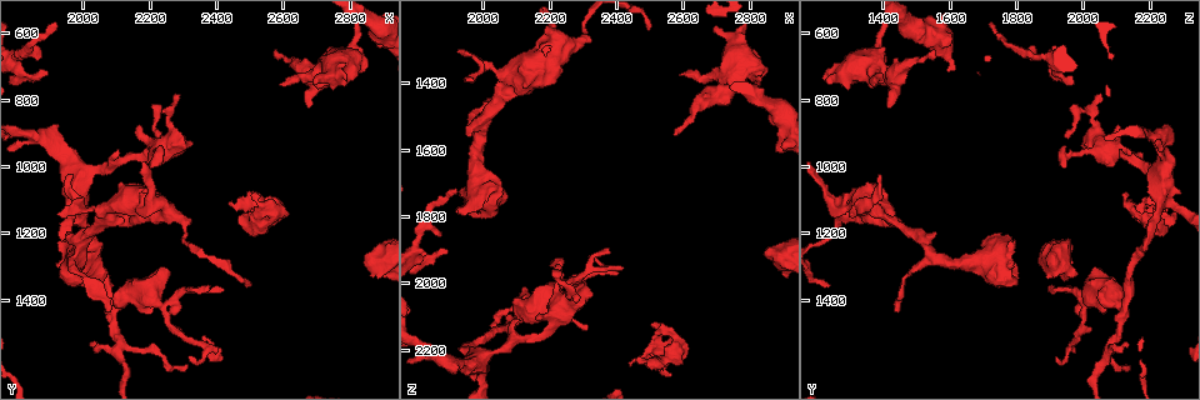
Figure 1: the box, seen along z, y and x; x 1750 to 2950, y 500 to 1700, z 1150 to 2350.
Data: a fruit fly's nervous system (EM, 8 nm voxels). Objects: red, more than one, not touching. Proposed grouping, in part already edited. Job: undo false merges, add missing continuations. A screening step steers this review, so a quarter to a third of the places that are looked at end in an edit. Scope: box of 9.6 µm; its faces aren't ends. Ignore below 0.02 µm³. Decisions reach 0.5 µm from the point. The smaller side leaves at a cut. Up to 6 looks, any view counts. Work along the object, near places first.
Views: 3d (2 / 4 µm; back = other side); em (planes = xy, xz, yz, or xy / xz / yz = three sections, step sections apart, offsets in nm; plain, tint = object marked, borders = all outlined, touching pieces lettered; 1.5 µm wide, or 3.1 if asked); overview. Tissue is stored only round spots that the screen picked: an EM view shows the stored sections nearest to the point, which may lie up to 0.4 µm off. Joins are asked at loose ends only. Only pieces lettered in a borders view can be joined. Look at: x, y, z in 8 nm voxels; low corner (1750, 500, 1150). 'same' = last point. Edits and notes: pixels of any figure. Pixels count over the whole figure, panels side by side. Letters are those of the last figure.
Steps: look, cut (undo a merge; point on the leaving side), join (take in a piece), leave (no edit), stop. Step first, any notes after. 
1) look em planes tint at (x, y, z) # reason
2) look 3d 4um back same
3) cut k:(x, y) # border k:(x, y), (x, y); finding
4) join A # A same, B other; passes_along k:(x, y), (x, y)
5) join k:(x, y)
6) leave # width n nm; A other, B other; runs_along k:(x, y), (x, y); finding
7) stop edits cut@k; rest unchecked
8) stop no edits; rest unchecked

look 3d 4um at (2280, 790, 2060) # an open end

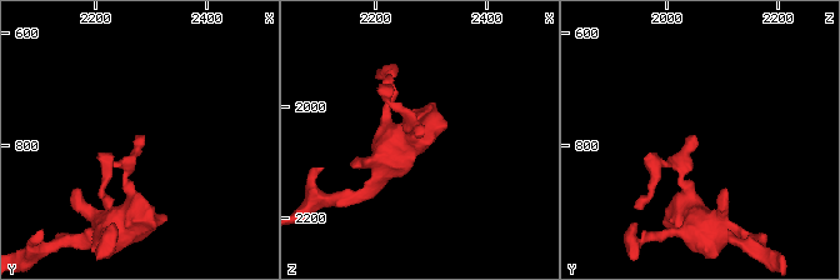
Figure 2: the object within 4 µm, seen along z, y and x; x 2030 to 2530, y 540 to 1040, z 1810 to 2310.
look em planes borders at (2285, 790, 2055)

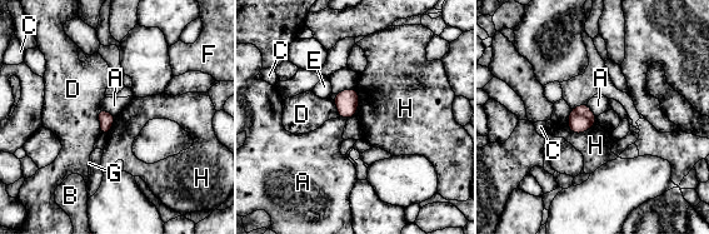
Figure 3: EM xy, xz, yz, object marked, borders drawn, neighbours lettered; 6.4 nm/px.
leave # A other, B other, C other, D other, E other, F other, G other, H other; border 3:(100, 108), (115, 115); none of them fits

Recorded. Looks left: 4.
look em planes borders at (1890, 710, 1900)

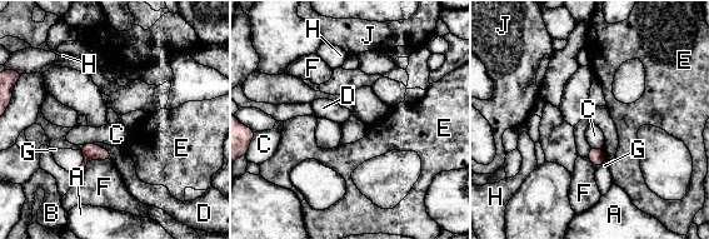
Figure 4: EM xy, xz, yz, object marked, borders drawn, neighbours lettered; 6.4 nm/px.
leave # A other, B other, C other, D other, E other, F other, G other, H other, J other; border 4:(93, 143), (104, 147), (111, 160); none of them fits

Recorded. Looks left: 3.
look em planes plain at (2300, 1170, 1270) # abrupt turn

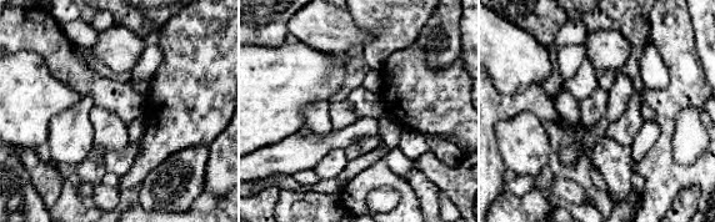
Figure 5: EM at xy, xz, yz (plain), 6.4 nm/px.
look em planes borders same

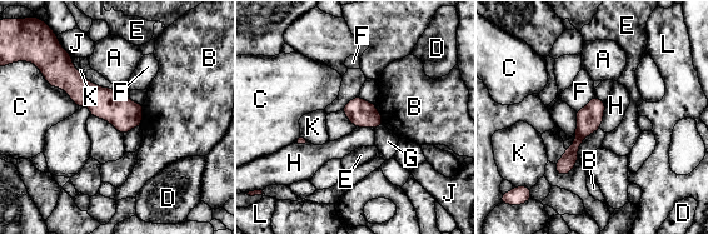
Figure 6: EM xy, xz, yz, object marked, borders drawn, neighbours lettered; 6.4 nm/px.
leave # A other, B other, C other, D other, E other, F other, G other, H other, J other, K other, L other; all the same neuron

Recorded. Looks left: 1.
stop no edits; rest unchecked

